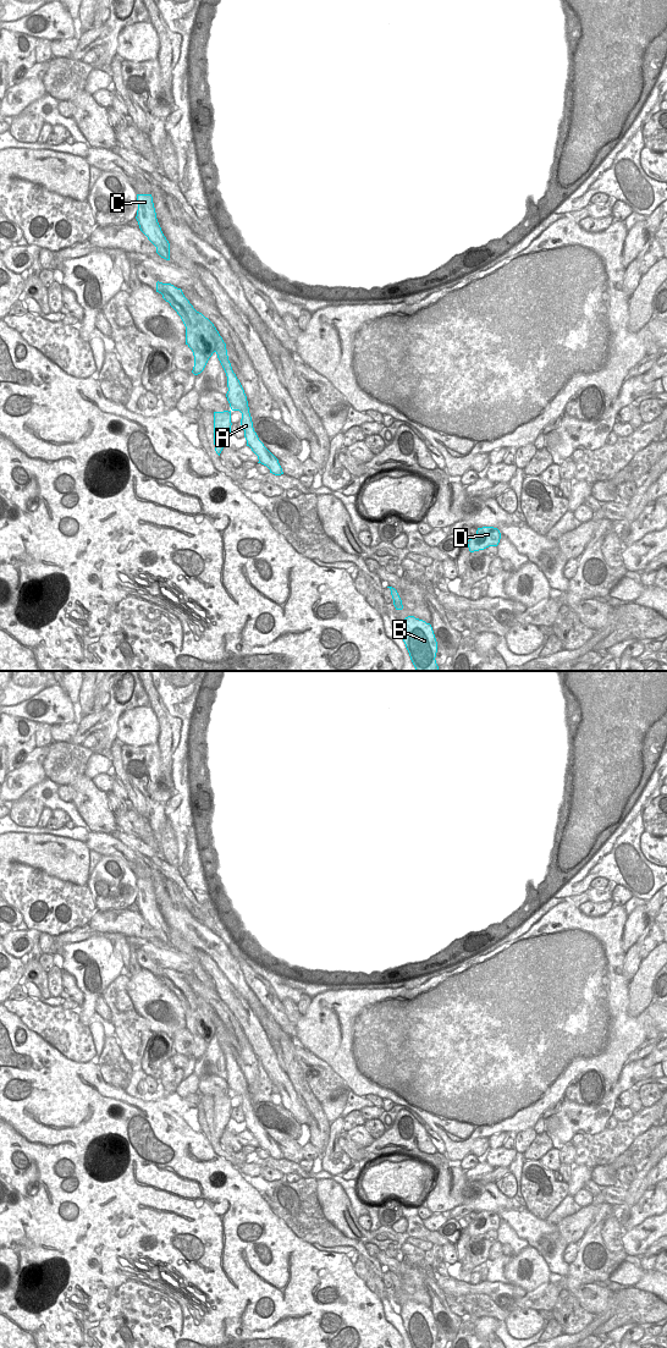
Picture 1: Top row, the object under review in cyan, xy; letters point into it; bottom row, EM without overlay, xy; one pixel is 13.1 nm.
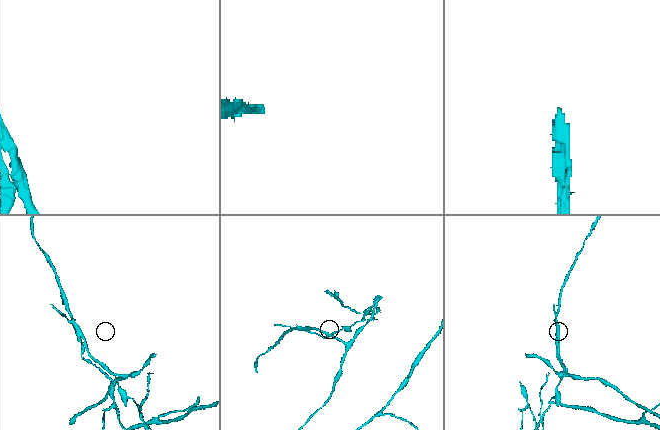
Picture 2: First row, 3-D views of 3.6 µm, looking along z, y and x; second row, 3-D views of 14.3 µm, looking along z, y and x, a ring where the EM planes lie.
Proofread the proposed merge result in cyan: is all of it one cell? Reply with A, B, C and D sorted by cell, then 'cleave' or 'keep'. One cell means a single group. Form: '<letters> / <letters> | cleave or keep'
A C D / B | cleave

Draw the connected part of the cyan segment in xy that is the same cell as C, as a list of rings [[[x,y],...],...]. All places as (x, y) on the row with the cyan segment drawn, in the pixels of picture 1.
[[[137,194],[137,221],[140,231],[156,247],[156,253],[170,260],[170,243],[164,236],[161,227],[156,219],[156,213],[151,194]]]

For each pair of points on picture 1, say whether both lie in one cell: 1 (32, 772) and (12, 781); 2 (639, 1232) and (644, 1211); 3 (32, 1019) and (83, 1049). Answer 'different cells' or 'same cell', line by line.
1: same cell
2: different cells
3: same cell

